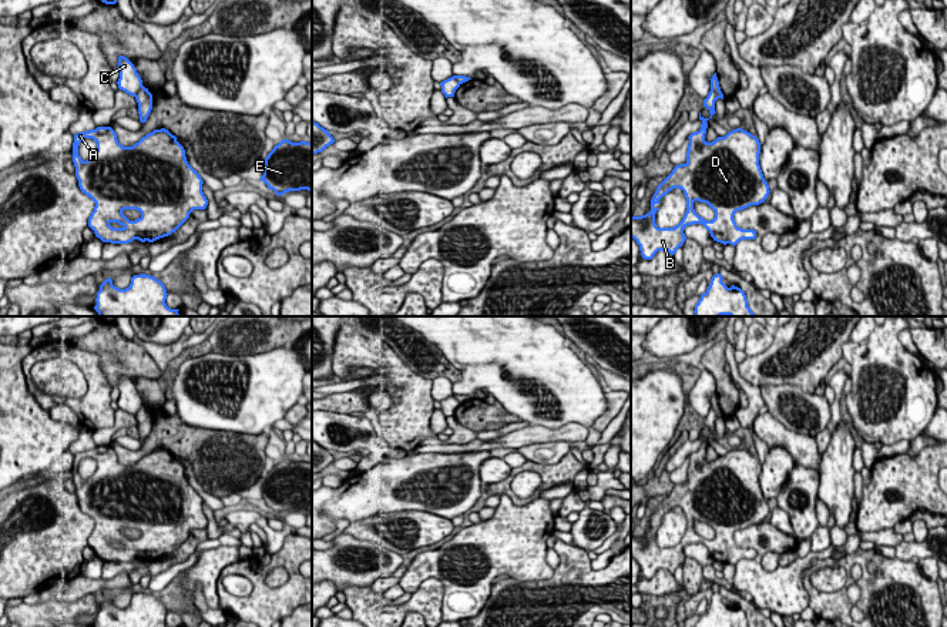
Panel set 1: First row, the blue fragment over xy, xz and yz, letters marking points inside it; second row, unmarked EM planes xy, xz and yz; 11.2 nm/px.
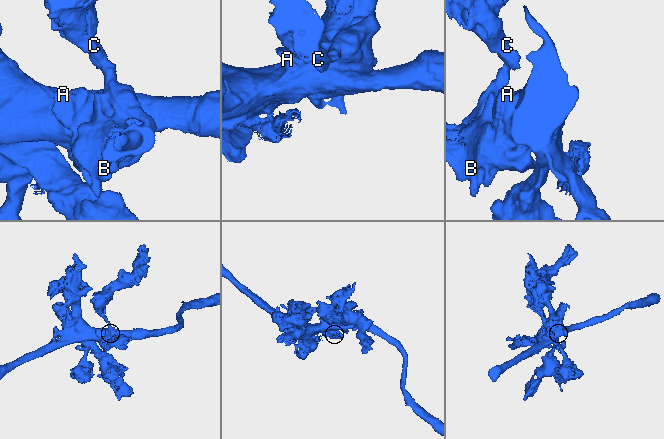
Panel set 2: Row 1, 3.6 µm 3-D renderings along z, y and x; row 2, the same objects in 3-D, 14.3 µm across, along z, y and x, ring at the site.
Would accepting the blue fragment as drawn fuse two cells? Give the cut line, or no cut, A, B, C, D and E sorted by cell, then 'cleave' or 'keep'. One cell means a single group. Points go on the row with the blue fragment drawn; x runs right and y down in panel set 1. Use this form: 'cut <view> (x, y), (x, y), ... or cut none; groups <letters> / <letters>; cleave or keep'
cut xy (143, 86), (134, 96); groups A B D E / C; cleave

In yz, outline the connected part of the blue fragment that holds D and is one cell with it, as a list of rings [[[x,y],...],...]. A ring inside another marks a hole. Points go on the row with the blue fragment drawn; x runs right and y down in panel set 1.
[[[699,113],[699,120],[702,121],[701,130],[688,137],[686,162],[675,165],[672,172],[658,185],[651,200],[651,211],[648,214],[641,217],[631,215],[631,238],[639,245],[644,259],[652,259],[658,251],[668,251],[674,255],[686,239],[684,229],[694,224],[702,224],[709,231],[713,241],[723,245],[731,244],[735,247],[742,239],[756,238],[756,231],[739,228],[733,215],[736,211],[765,202],[770,192],[759,165],[760,142],[755,135],[742,128],[732,130],[725,137],[718,137],[715,141],[706,142],[706,121],[709,118],[703,118]],[[674,188],[684,191],[686,212],[676,227],[658,228],[655,214],[659,208],[654,205],[659,204],[659,200]],[[695,201],[708,204],[715,211],[715,218],[706,221],[699,217],[694,209]]]

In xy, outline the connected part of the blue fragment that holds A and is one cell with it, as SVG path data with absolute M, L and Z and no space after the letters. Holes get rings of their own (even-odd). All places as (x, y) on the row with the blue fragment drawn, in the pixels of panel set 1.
M111 127L74 134L73 162L81 192L95 202L88 227L103 242L154 242L175 232L194 209L205 209L208 205L202 192L202 178L188 164L185 150L177 137L165 128L154 130L132 147L122 147ZM85 138L97 142L97 151L83 161L78 145ZM124 209L137 209L141 217L130 221L122 214Z

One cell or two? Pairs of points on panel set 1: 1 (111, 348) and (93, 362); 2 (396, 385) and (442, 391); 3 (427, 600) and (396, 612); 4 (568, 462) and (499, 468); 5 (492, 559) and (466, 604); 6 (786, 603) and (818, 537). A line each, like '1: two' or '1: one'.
1: two
2: two
3: one
4: two
5: one
6: two

